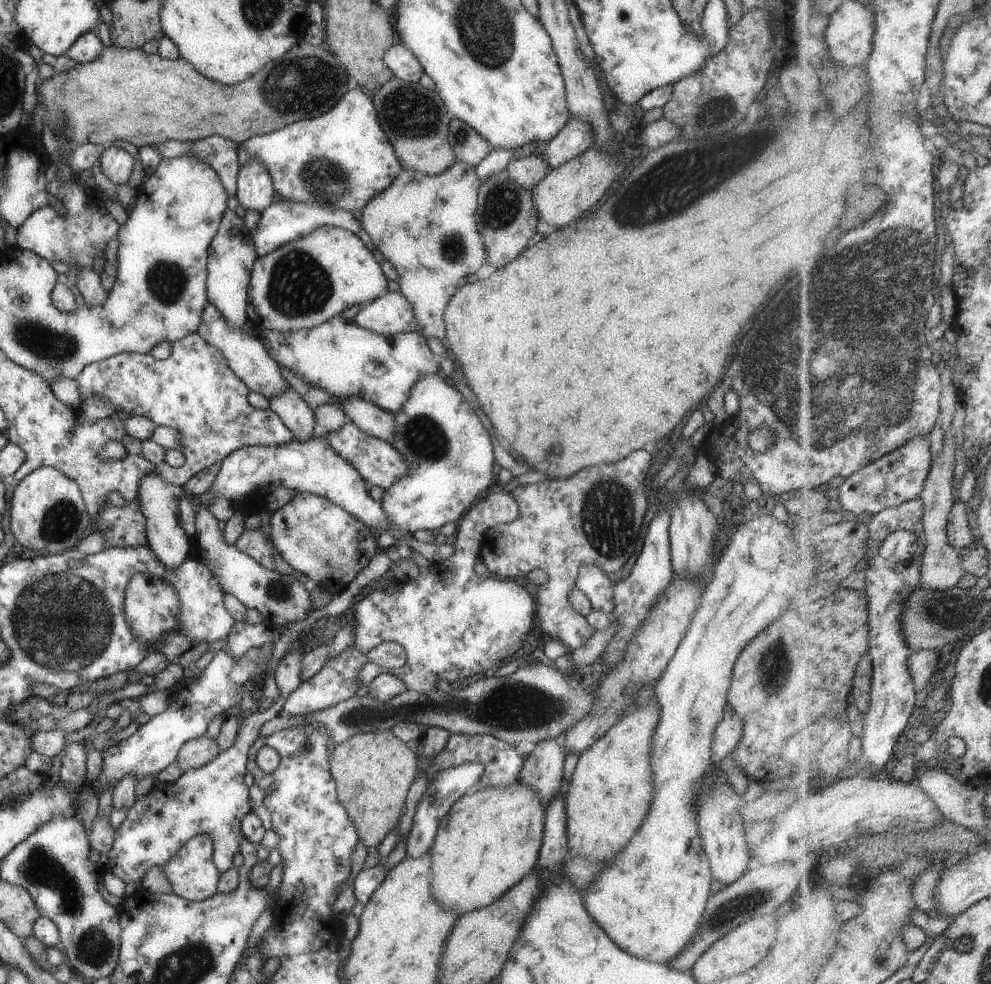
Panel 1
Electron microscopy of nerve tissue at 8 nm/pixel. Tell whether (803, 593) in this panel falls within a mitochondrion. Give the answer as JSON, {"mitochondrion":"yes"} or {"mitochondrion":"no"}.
{"mitochondrion":"no"}

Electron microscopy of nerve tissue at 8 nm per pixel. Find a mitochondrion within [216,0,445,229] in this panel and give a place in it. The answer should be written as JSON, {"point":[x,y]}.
{"point":[287,96]}

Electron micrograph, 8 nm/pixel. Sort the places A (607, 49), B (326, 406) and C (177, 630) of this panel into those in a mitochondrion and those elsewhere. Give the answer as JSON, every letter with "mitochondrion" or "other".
{"A":"other","B":"other","C":"other"}

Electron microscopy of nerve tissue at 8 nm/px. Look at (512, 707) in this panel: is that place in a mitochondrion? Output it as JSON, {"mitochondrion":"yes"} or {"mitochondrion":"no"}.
{"mitochondrion":"yes"}

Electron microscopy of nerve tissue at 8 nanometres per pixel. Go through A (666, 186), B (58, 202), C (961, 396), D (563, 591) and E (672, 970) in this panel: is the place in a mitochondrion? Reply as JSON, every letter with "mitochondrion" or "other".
{"A":"mitochondrion","B":"other","C":"other","D":"other","E":"other"}

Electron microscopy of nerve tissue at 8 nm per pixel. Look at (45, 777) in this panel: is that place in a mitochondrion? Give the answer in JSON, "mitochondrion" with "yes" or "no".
{"mitochondrion":"no"}

